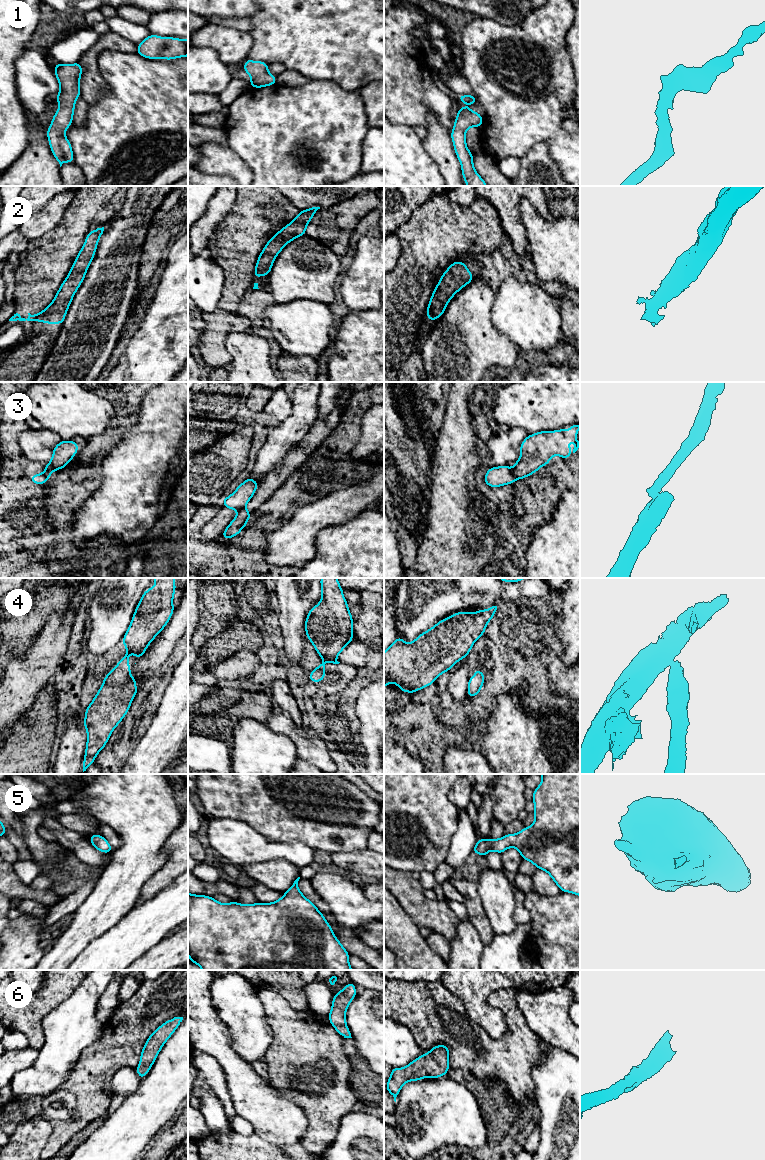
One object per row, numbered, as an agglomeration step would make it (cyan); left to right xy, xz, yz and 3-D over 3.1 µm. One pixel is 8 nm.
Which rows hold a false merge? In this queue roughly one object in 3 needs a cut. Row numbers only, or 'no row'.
3, 4

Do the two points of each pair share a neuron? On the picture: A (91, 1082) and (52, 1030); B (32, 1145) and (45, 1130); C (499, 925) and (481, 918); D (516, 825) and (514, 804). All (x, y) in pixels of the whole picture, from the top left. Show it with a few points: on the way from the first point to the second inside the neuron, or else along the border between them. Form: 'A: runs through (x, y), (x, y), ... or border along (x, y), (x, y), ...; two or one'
A: border along (91, 1044), (82, 1051), (68, 1077), (63, 1082); two
B: runs through (35, 1141), (41, 1134); one
C: border along (480, 899), (493, 933); two
D: border along (516, 818), (504, 825); two

